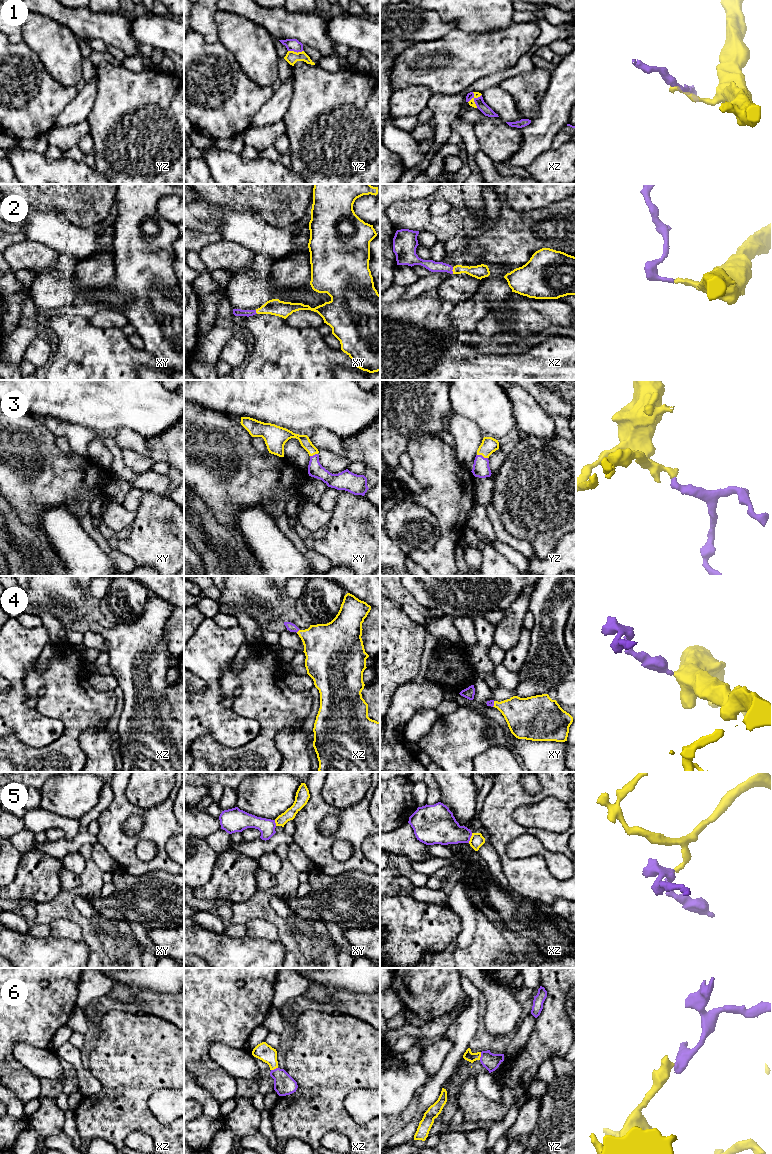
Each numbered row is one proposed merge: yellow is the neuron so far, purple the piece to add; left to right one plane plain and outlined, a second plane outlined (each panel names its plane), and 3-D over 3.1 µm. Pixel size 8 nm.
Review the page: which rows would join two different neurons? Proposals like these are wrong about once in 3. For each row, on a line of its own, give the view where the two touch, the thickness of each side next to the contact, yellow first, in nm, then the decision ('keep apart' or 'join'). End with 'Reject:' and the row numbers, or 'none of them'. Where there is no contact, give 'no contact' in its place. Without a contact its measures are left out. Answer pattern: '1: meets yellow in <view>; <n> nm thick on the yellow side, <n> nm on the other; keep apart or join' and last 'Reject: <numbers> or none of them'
1: meets yellow in xz; 50 nm thick on the yellow side, 80 nm on the other; keep apart
2: meets yellow in xz; 110 nm thick on the yellow side, 90 nm on the other; join
3: meets yellow in yz; 130 nm thick on the yellow side, 140 nm on the other; join
4: meets yellow in xz; 360 nm thick on the yellow side, 70 nm on the other; join
5: meets yellow in xz; 110 nm thick on the yellow side, 260 nm on the other; keep apart
6: meets yellow in yz; 80 nm thick on the yellow side, 140 nm on the other; join
Reject: 1, 5

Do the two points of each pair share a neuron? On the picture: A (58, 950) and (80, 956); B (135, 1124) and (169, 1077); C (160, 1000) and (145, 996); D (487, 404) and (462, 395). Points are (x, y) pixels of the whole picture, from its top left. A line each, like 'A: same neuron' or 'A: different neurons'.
A: same neuron
B: same neuron
C: same neuron
D: same neuron

